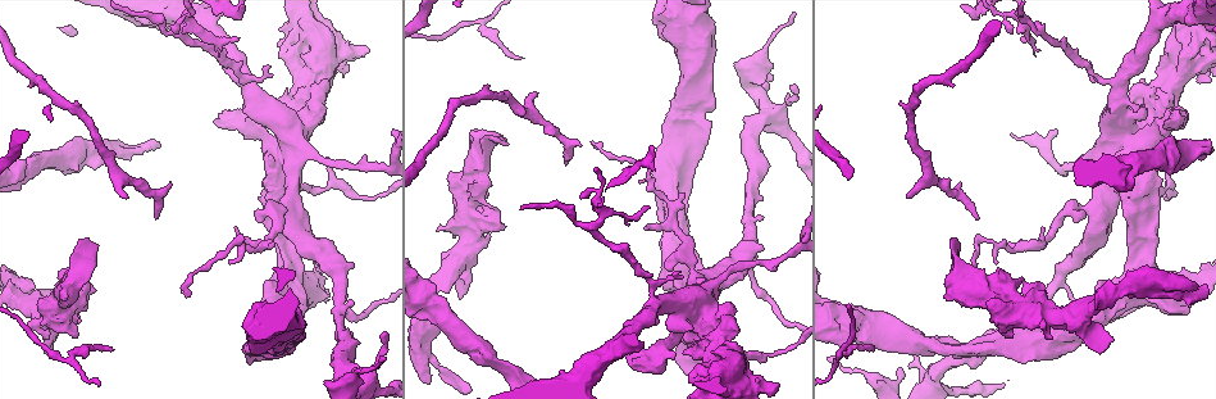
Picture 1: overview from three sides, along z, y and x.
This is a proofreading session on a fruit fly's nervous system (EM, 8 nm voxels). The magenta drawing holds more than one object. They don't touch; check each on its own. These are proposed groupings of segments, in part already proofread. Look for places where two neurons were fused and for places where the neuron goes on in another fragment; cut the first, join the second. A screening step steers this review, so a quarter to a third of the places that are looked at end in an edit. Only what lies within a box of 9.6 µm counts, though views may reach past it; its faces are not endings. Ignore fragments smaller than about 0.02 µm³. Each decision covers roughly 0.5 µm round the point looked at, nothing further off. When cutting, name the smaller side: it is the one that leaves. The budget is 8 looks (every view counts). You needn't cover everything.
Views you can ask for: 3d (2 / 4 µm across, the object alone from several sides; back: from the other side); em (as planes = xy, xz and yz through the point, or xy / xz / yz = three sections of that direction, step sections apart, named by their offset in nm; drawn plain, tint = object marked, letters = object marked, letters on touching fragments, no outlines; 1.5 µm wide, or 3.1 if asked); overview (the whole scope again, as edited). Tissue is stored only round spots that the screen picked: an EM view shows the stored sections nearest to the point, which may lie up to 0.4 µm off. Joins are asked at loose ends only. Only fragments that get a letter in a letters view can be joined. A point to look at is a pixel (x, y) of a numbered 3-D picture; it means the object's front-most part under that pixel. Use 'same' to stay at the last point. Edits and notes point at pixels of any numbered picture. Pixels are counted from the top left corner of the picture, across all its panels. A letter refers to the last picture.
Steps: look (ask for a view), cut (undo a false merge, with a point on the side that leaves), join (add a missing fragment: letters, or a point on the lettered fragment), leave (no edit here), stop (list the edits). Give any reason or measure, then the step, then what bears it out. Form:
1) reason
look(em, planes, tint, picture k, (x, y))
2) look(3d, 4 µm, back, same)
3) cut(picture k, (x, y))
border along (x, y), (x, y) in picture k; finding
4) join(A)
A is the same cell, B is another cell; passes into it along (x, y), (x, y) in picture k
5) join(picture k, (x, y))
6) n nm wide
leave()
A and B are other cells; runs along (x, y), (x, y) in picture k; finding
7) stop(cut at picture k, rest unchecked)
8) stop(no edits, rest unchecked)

thick turns thin
look(3d, 4 µm, picture 1, (341, 56))

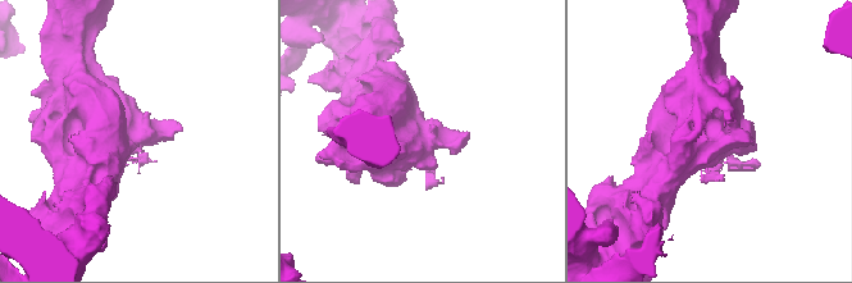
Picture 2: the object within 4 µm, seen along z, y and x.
need the tissue
look(em, 3.1 µm, xy, step 8, tint, picture 2, (416, 143))

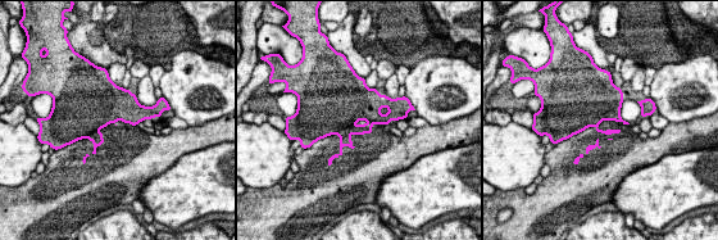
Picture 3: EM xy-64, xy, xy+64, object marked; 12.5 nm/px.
another direction
look(em, 3.1 µm, planes, letters, same)

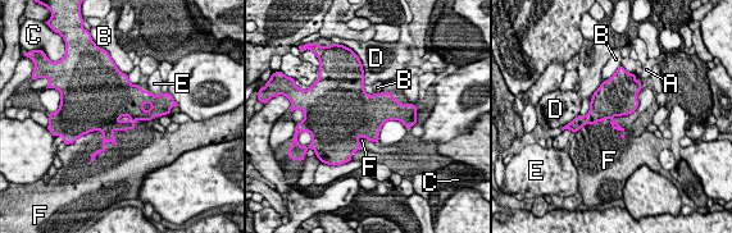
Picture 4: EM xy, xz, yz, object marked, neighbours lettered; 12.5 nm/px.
leave()
A, B, C, D, E and F are other cells; border along (108, 54), (114, 64), (127, 74) in picture 4; continuous, no second neuron

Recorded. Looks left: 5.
closes a loop
look(3d, 4 µm, back, picture 1, (492, 215))

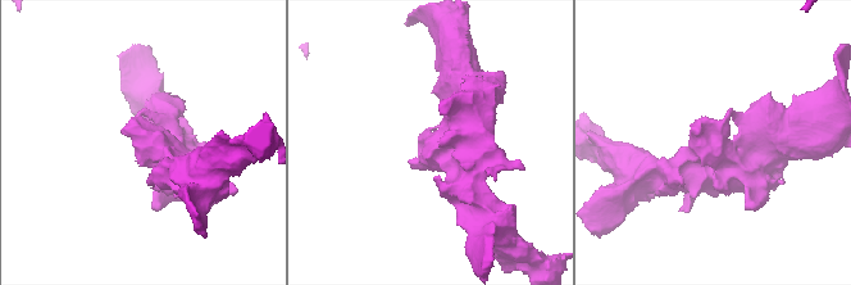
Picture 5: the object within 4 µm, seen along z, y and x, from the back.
look(em, planes, letters, picture 5, (430, 146))

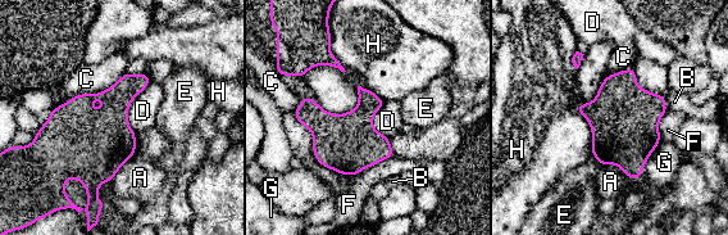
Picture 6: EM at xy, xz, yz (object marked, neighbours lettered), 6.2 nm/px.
leave()
A, B, C, D, E, F, G and H are other cells; border along (150, 81), (128, 108), (135, 134) in picture 6; all the same neuron

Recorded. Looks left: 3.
free end
look(3d, 2 µm, picture 1, (429, 281))

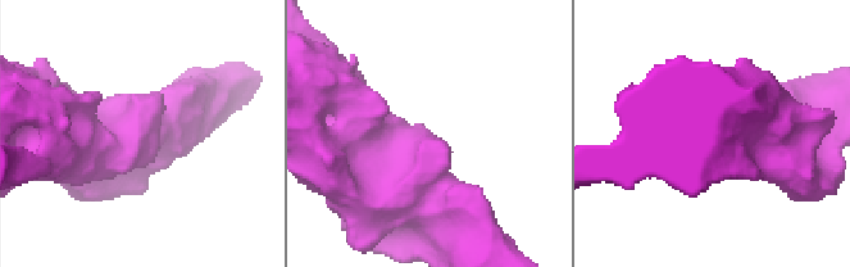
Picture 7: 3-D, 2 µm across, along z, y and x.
look(em, planes, letters, picture 7, (133, 155))

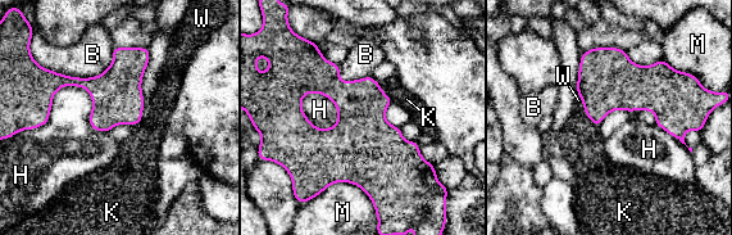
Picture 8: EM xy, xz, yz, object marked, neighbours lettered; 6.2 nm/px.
220 nm wide
leave()
B, H, K, M and W are other cells; border along (30, 130), (81, 86), (108, 132) in picture 8; none of them fits

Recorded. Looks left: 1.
stop(no edits, rest unchecked)

